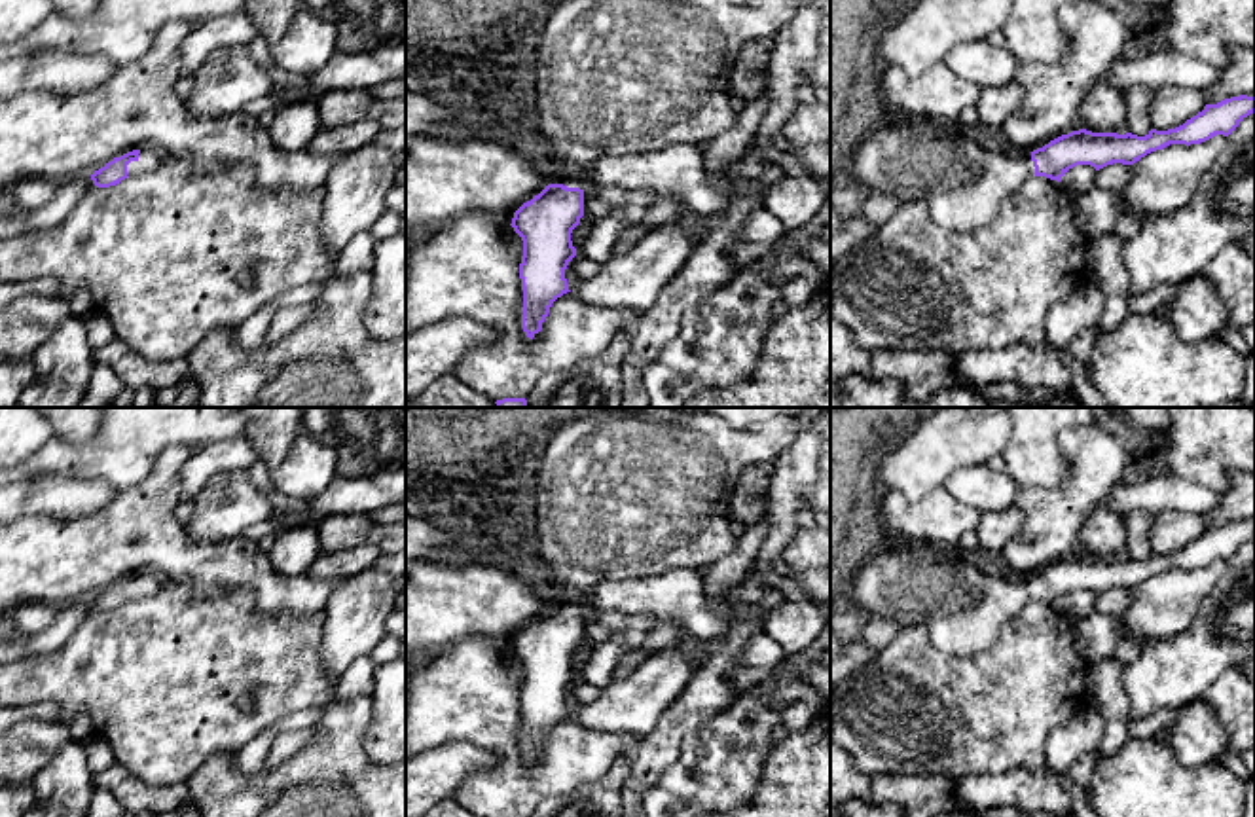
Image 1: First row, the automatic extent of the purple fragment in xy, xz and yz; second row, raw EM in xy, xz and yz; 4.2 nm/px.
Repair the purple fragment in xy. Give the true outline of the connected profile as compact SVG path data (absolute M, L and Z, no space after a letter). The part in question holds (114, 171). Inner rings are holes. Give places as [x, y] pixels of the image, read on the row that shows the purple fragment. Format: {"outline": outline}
{"outline": "M133 150L119 157L114 157L104 167L91 174L91 180L97 188L110 188L121 180L136 174L146 174L154 171L161 161L161 154L154 150Z"}

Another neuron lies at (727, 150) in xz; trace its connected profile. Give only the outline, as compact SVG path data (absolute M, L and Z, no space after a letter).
M766 80L766 89L762 95L751 102L745 102L743 110L737 112L732 129L705 144L709 171L715 176L726 174L734 165L743 161L756 138L758 127L768 114L770 104L770 80Z

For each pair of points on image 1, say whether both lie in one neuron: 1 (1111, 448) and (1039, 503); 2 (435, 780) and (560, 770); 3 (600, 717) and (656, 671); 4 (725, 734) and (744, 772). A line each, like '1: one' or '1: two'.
1: one
2: two
3: one
4: one

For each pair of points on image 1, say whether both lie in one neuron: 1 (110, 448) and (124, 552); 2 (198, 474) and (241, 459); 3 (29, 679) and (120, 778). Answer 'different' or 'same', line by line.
1: different
2: same
3: different

